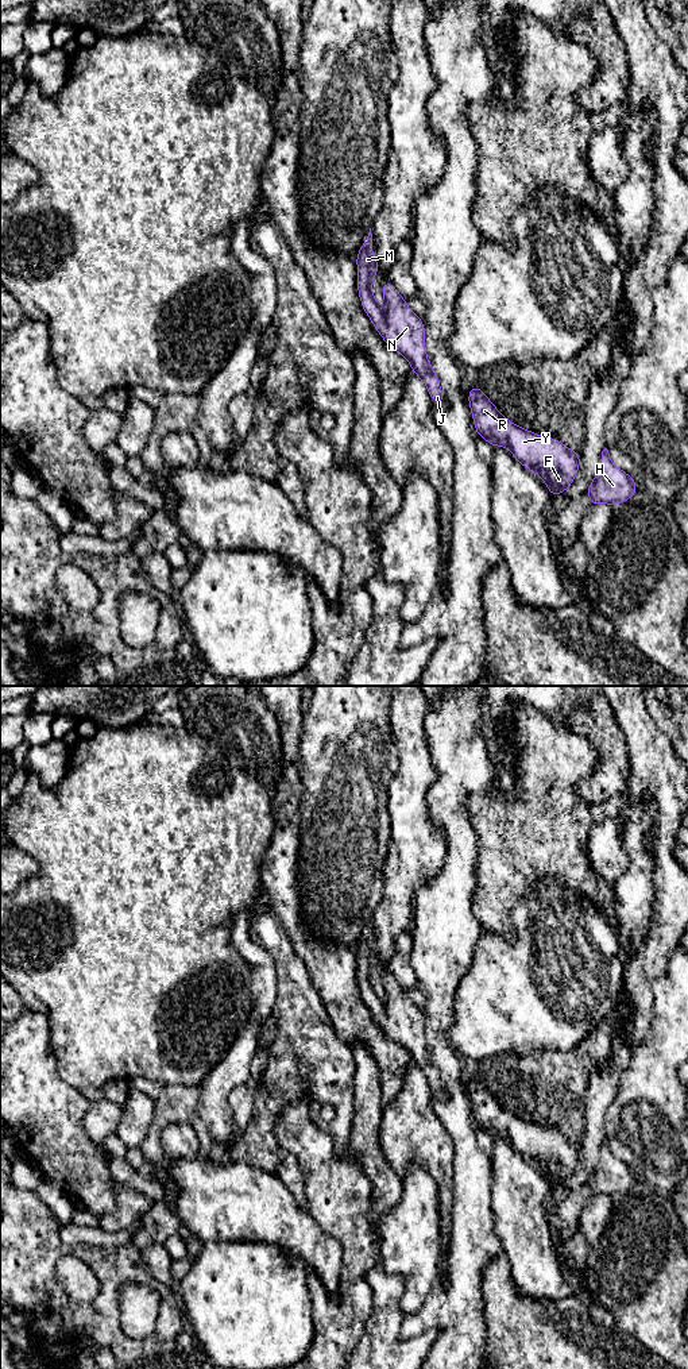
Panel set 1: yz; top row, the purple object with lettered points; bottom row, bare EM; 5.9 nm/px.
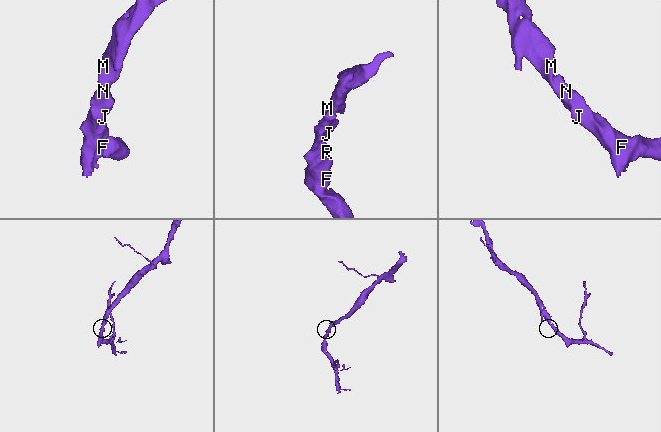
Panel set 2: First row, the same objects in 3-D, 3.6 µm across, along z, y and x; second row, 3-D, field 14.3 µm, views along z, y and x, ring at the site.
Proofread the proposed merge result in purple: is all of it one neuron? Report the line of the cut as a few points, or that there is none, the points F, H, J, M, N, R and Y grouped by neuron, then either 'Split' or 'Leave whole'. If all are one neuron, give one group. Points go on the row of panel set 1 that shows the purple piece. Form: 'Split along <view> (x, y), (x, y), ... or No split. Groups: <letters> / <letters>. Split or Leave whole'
No split. Groups: F H J M N R Y. Leave whole

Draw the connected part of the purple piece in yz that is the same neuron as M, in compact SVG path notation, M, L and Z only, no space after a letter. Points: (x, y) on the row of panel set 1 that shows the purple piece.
M371 228L355 261L357 265L357 293L363 311L384 343L406 358L413 373L426 385L434 405L442 405L444 394L438 377L426 356L425 325L421 317L406 305L405 298L390 279L380 286L384 297L383 309L378 306L372 296L371 286L379 265L372 254Z

